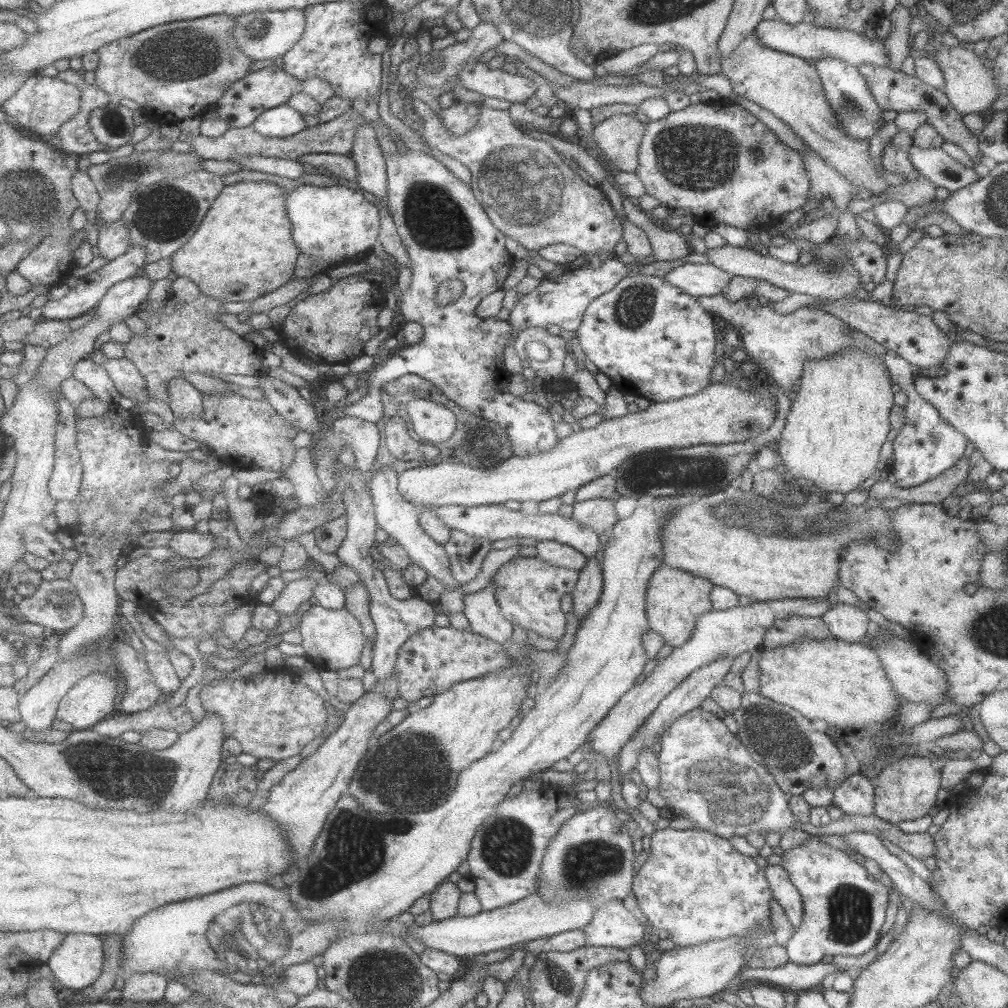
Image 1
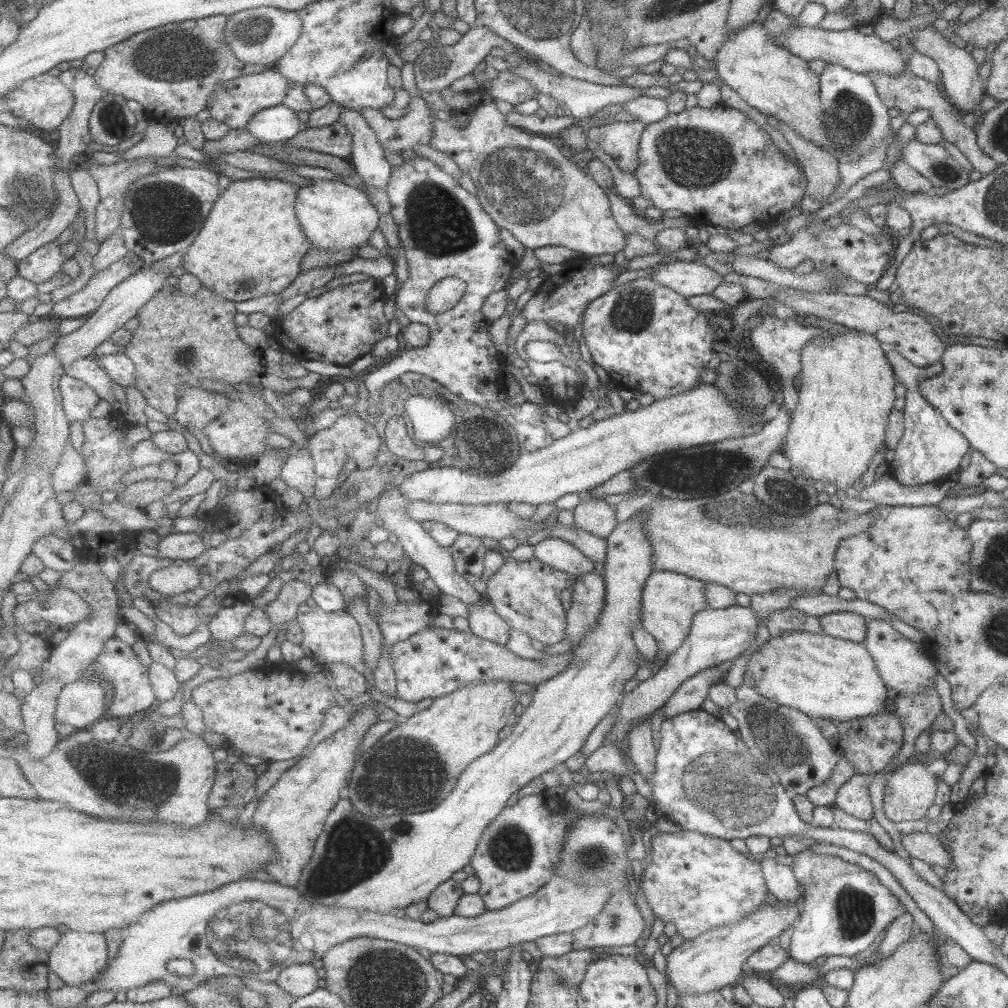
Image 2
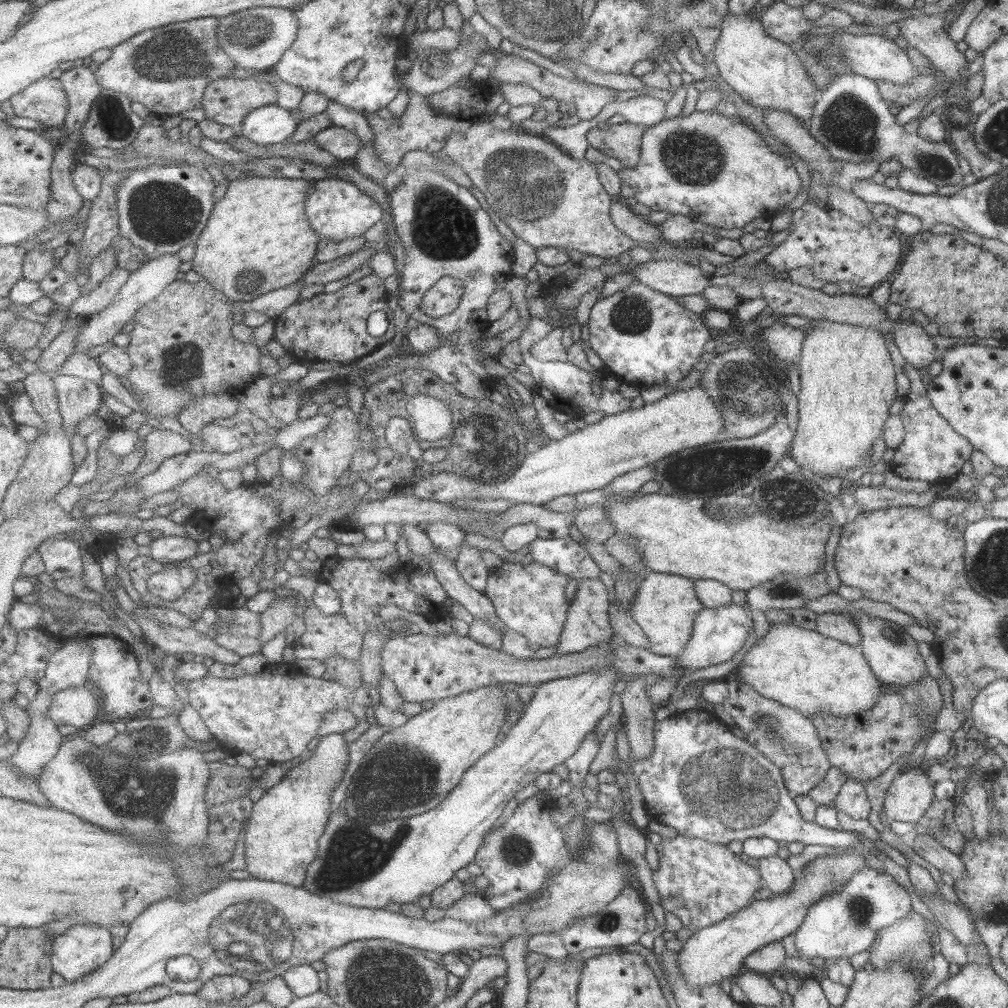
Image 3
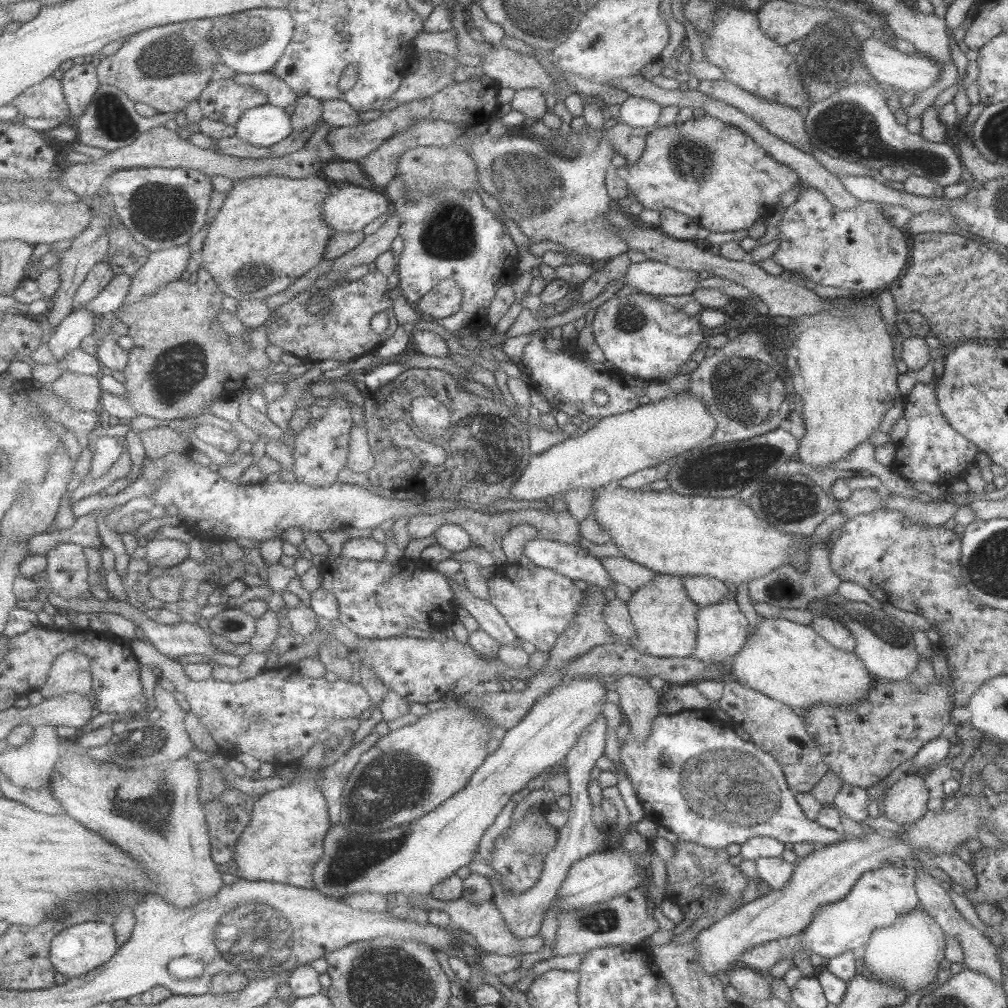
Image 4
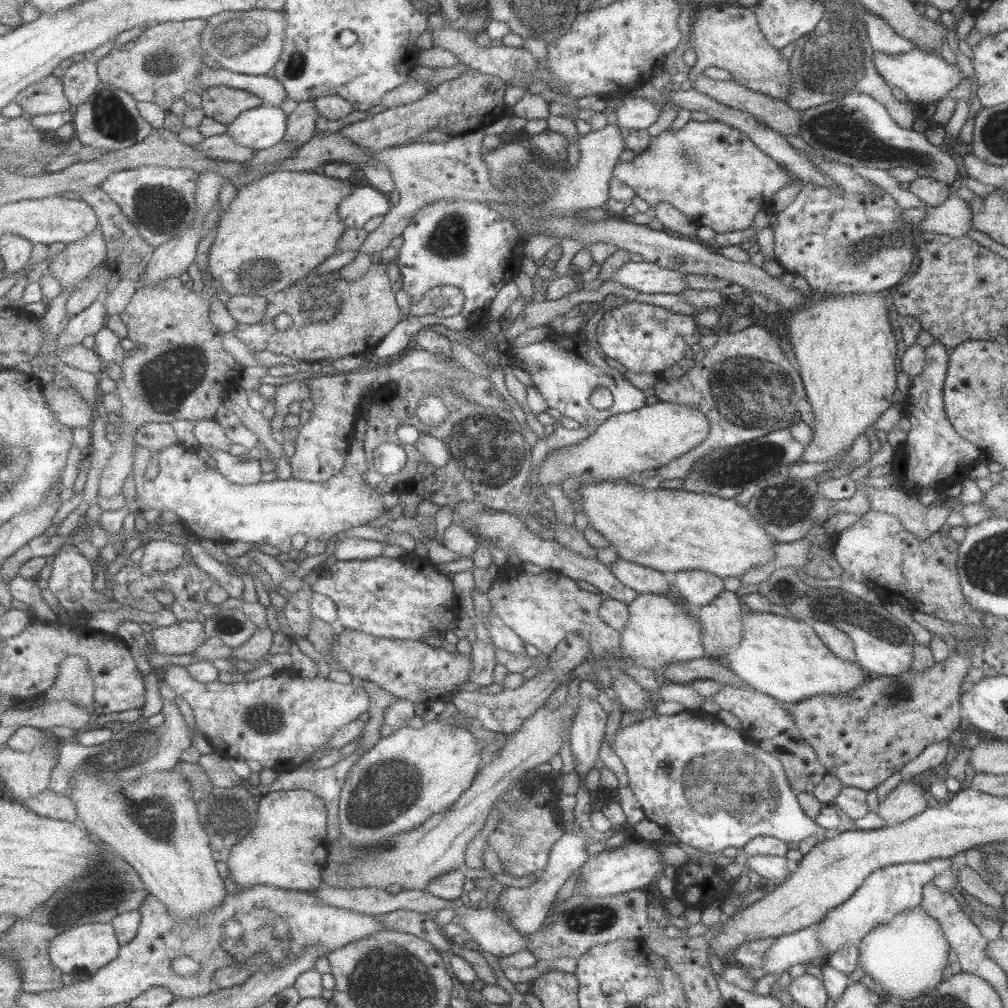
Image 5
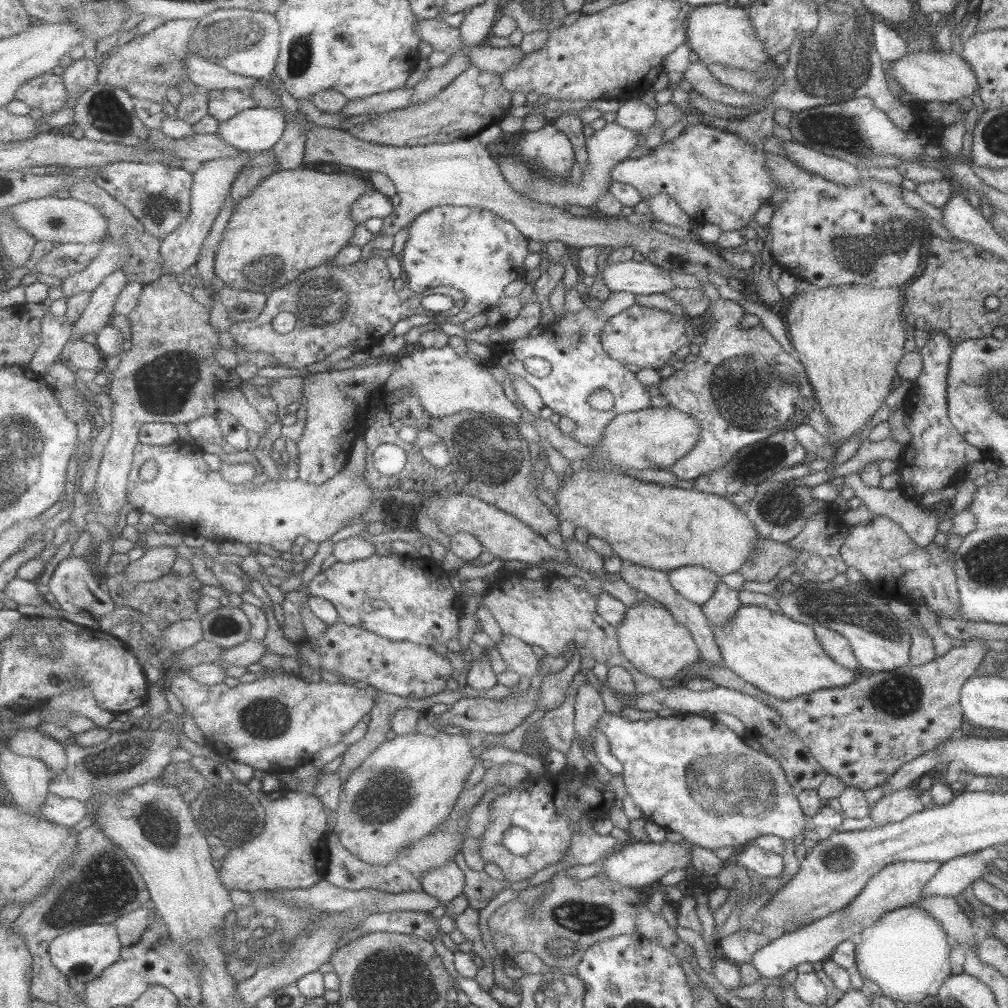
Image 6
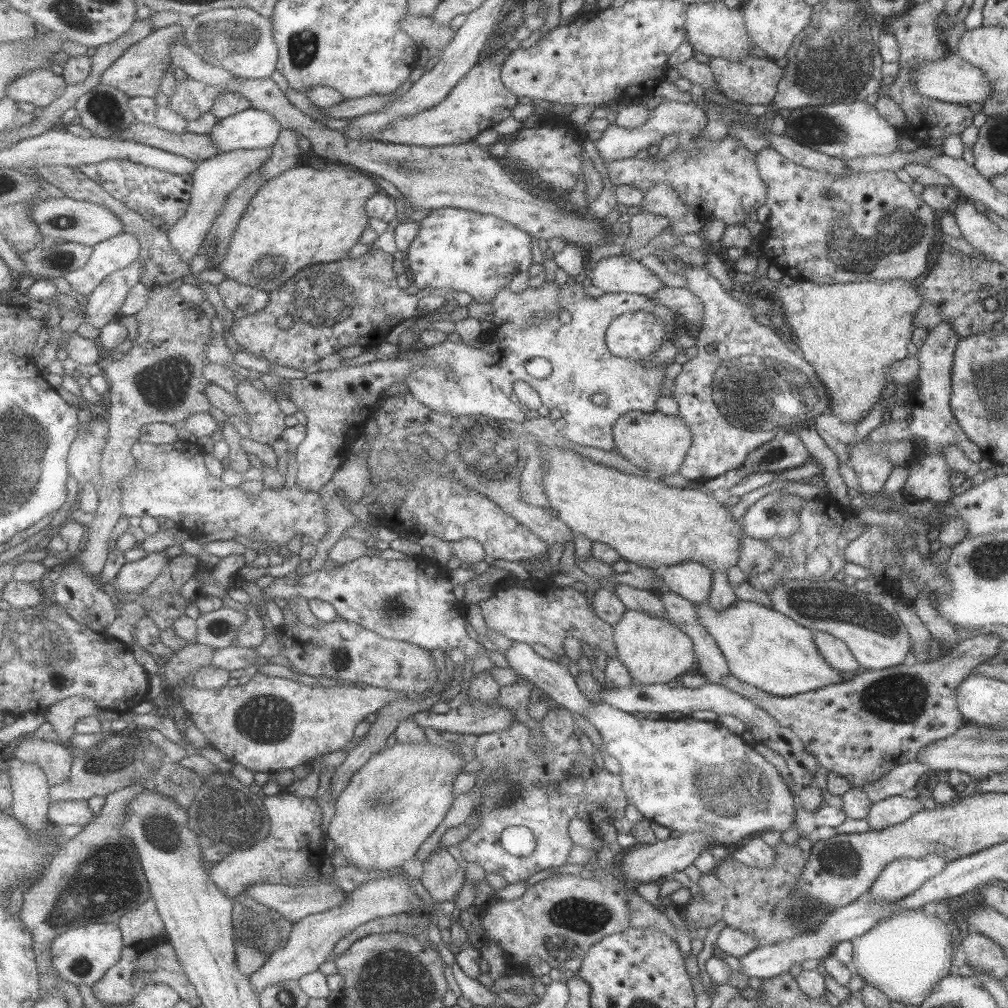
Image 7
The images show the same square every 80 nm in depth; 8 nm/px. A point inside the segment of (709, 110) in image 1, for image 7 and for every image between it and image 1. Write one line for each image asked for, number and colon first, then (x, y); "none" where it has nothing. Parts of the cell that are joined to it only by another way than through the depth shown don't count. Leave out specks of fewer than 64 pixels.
2: (713, 162)
3: (717, 170)
4: (711, 171)
5: (712, 173)
6: (716, 177)
7: (721, 181)

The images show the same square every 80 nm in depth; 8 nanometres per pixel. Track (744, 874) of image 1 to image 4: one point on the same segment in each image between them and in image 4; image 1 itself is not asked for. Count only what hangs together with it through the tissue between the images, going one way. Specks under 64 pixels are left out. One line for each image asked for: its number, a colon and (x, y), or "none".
2: (696, 882)
3: (701, 883)
4: (701, 882)

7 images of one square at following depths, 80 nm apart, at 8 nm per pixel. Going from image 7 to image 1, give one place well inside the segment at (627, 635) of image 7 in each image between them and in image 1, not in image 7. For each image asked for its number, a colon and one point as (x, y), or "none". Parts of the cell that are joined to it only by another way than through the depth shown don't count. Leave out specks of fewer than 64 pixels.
1: (674, 599)
2: (669, 600)
3: (664, 606)
4: (664, 617)
5: (660, 630)
6: (658, 646)

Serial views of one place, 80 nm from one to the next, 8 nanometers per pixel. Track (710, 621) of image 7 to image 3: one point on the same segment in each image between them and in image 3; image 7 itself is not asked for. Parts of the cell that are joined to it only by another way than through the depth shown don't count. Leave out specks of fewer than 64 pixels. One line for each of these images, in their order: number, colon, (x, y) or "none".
3: (801, 669)
4: (790, 663)
5: (783, 658)
6: (781, 657)

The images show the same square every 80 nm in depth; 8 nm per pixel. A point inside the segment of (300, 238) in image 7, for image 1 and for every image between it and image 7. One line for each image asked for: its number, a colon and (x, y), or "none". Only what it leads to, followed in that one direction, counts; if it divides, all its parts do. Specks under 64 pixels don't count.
1: (244, 249)
2: (253, 244)
3: (259, 239)
4: (270, 231)
5: (276, 230)
6: (298, 219)

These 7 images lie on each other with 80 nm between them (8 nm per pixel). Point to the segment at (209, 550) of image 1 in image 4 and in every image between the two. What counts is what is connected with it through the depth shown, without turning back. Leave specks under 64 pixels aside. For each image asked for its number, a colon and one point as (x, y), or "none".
2: (180, 547)
3: (173, 549)
4: (166, 552)

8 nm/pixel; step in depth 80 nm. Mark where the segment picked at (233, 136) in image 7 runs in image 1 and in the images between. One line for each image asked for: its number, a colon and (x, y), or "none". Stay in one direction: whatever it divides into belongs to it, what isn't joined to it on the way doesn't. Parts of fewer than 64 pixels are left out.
1: (283, 121)
2: (277, 124)
3: (270, 124)
4: (266, 125)
5: (259, 128)
6: (254, 130)

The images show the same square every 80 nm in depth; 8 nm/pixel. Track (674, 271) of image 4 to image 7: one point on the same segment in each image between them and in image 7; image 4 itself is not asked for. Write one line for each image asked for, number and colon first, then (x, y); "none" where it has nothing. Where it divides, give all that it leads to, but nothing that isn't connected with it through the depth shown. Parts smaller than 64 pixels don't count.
5: (647, 277)
6: (628, 276)
7: (616, 274)

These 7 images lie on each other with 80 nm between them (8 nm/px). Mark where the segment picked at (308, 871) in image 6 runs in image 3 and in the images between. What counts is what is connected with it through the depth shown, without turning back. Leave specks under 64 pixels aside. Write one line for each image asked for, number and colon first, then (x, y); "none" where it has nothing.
3: (282, 839)
4: (285, 840)
5: (289, 846)

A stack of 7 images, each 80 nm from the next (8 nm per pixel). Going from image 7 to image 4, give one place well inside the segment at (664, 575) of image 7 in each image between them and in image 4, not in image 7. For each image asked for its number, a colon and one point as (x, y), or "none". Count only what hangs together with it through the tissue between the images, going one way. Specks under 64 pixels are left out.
4: (702, 590)
5: (697, 587)
6: (696, 584)

